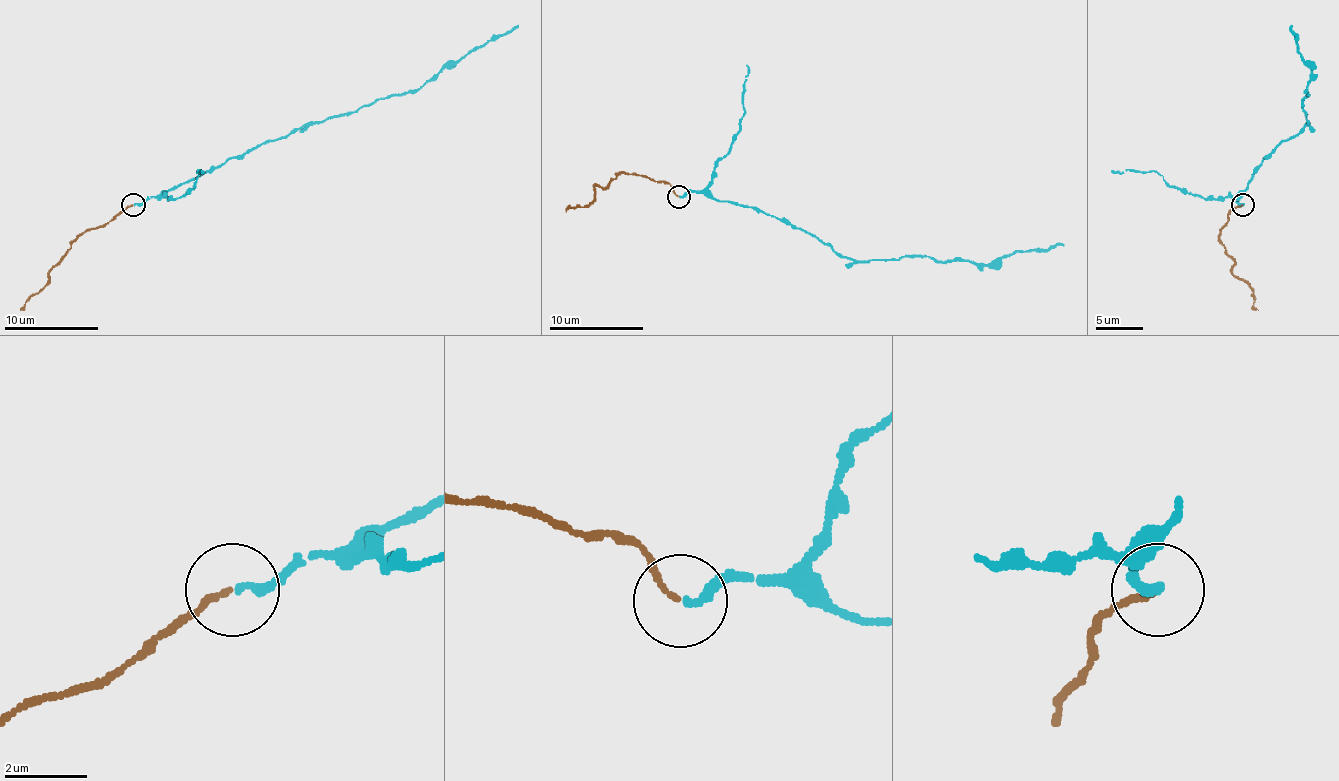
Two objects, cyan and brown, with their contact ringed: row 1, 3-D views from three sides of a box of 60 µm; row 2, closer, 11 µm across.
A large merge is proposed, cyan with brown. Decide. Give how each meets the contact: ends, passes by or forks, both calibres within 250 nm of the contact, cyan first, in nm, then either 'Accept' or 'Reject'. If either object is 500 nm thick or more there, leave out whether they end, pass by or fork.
At the ring cyan ends. At the ring brown ends. Thickness 220 nm (cyan) against 120 nm. Accept

